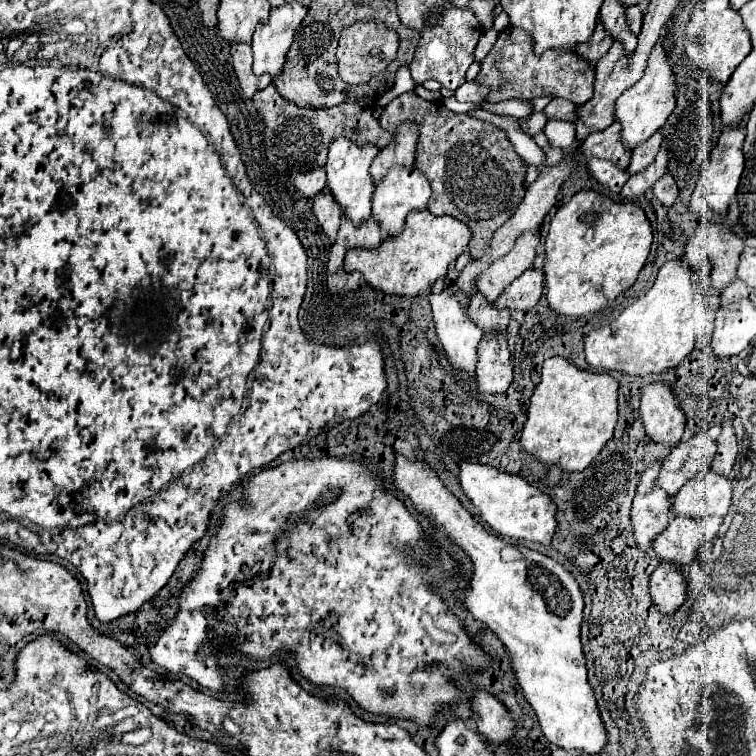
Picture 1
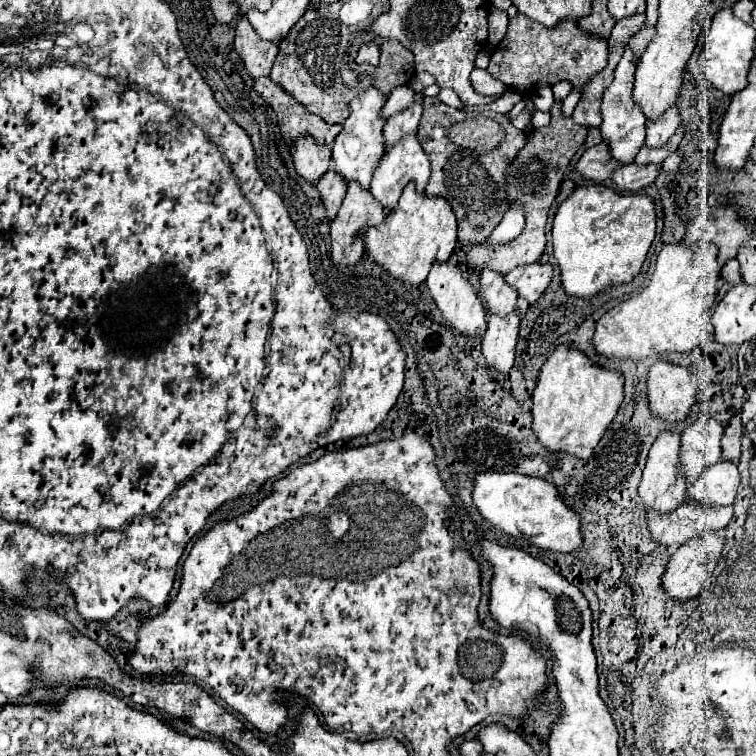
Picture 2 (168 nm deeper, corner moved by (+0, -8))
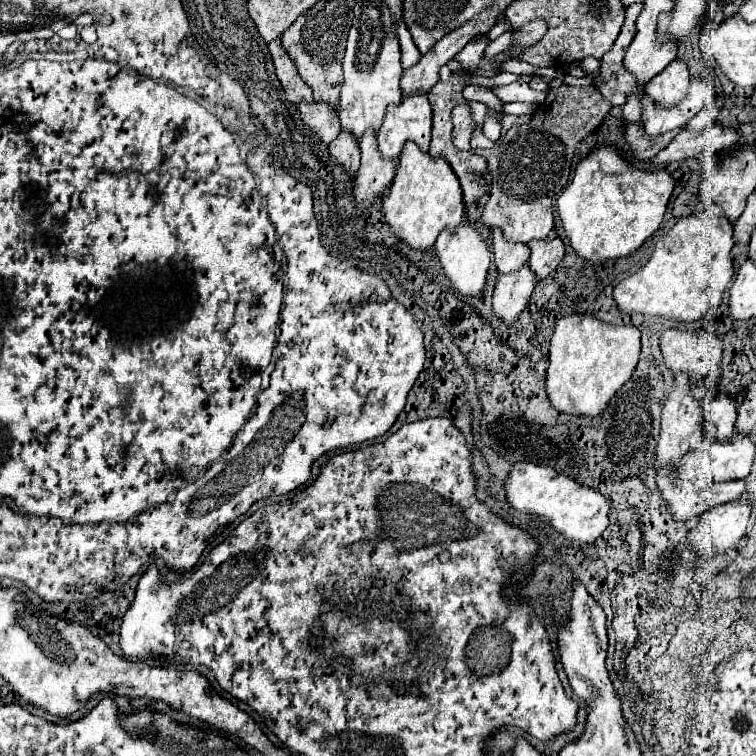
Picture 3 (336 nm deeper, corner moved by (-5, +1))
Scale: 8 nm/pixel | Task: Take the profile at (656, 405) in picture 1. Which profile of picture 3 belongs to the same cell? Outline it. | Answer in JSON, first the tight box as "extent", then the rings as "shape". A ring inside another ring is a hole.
{"extent":[660,328,722,380],"shape":[[[666,328],[660,336],[660,350],[672,372],[688,372],[694,380],[702,380],[722,358],[722,340],[708,328],[678,330]]]}

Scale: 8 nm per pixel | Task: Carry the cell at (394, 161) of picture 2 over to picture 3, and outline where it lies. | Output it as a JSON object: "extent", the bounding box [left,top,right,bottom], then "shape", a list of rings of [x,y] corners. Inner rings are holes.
{"extent":[378,92,432,162],"shape":[[[414,92],[404,96],[400,104],[386,108],[384,122],[378,130],[380,152],[398,162],[406,140],[416,142],[422,150],[428,150],[432,128],[432,108],[428,96]]]}

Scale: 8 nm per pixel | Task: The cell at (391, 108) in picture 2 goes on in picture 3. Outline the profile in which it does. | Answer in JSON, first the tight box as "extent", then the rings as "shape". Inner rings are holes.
{"extent":[398,16,420,68],"shape":[[[404,16],[400,18],[398,22],[398,38],[400,38],[400,46],[402,46],[402,68],[404,66],[414,66],[414,62],[418,60],[420,52],[418,48],[412,44],[412,38],[410,38],[410,32],[404,24]]]}

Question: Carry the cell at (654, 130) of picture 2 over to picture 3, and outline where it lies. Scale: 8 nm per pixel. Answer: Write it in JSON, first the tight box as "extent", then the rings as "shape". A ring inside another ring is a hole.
{"extent":[646,58,690,106],"shape":[[[676,58],[674,62],[670,62],[670,66],[666,66],[666,70],[656,74],[646,84],[646,92],[650,94],[650,98],[654,98],[654,102],[662,106],[674,106],[686,96],[688,84],[690,84],[688,64]]]}

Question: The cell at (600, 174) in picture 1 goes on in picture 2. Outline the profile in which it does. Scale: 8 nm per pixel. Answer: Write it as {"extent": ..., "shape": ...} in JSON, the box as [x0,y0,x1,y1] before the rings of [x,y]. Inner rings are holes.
{"extent":[611,163,659,193],"shape":[[[631,163],[629,167],[625,167],[625,165],[623,167],[617,167],[611,173],[611,181],[623,193],[637,193],[643,187],[651,185],[657,175],[659,175],[659,169],[657,167],[637,167],[635,163]]]}

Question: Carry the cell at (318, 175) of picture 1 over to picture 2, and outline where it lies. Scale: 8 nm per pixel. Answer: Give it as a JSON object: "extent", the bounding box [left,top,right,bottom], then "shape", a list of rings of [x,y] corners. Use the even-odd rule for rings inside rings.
{"extent":[293,137,331,185],"shape":[[[301,137],[301,139],[297,139],[297,145],[295,145],[293,163],[295,163],[297,175],[303,181],[315,185],[317,179],[321,179],[321,175],[325,175],[329,171],[331,147],[327,147],[327,145],[321,147],[321,145],[315,145],[313,139]]]}

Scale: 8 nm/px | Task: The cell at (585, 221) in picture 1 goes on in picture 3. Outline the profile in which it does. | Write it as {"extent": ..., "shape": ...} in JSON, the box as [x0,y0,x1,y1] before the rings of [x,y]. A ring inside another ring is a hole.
{"extent":[558,146,674,262],"shape":[[[598,146],[586,154],[574,172],[572,182],[558,198],[558,214],[568,232],[570,244],[578,254],[590,262],[604,262],[610,258],[624,258],[636,252],[646,238],[650,238],[662,224],[668,200],[674,190],[674,178],[666,170],[640,170],[628,164],[616,146]]]}

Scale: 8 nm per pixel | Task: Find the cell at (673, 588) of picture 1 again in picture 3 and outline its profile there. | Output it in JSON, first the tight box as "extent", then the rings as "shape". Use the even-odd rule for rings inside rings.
{"extent":[690,496,752,556],"shape":[[[744,496],[708,510],[690,532],[690,544],[700,556],[714,556],[716,550],[736,546],[744,536],[750,512],[752,502]]]}

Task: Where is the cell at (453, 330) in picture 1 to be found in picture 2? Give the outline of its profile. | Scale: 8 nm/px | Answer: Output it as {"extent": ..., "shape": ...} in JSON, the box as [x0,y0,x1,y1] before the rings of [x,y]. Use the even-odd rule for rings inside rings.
{"extent":[427,263,487,341],"shape":[[[443,263],[443,265],[433,265],[429,275],[427,275],[427,289],[437,305],[437,309],[441,311],[445,323],[461,337],[465,339],[475,339],[475,341],[483,341],[485,331],[487,331],[487,311],[481,305],[481,299],[475,291],[475,287],[467,281],[467,277],[461,275],[461,269],[457,265],[451,263]]]}

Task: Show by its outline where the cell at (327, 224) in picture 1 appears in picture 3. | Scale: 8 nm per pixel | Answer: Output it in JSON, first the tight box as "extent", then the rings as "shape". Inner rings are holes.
{"extent":[328,130,360,176],"shape":[[[342,130],[338,134],[338,138],[330,142],[328,152],[352,176],[358,172],[358,168],[360,168],[360,146],[358,146],[358,140],[354,134],[350,134],[348,130]]]}

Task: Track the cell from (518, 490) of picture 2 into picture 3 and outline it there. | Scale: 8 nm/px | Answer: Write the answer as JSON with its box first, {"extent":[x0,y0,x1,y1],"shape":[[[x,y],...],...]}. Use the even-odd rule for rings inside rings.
{"extent":[506,462,610,542],"shape":[[[526,462],[516,464],[506,480],[506,498],[516,510],[544,518],[546,524],[550,524],[570,540],[594,542],[610,526],[610,498],[594,492],[584,484],[578,484],[576,480],[548,466]]]}

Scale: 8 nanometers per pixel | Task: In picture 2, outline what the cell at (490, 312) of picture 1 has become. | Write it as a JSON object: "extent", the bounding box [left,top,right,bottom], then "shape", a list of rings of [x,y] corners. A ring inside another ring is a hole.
{"extent":[479,269,517,317],"shape":[[[485,269],[481,273],[481,287],[479,295],[483,303],[487,305],[487,311],[491,315],[505,317],[515,309],[517,293],[513,293],[513,287],[509,287],[503,279],[503,275],[495,275],[495,271]]]}

